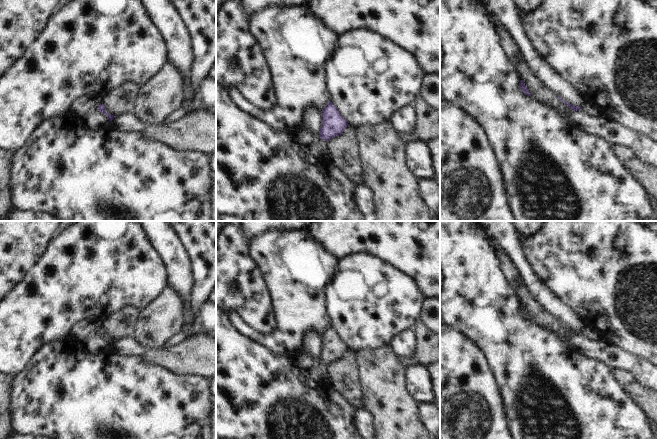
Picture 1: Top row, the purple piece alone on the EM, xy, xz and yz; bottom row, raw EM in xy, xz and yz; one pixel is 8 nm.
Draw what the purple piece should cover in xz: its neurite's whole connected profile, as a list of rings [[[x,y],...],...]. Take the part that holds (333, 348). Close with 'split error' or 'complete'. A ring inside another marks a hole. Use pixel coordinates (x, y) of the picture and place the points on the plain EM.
[[[329,325],[321,335],[319,363],[308,370],[301,369],[300,372],[314,381],[326,380],[327,365],[341,359],[348,349],[338,333]]]; split error

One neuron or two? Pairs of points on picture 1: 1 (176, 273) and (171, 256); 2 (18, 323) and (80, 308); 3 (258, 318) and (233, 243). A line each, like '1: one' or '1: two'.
1: one
2: one
3: one

